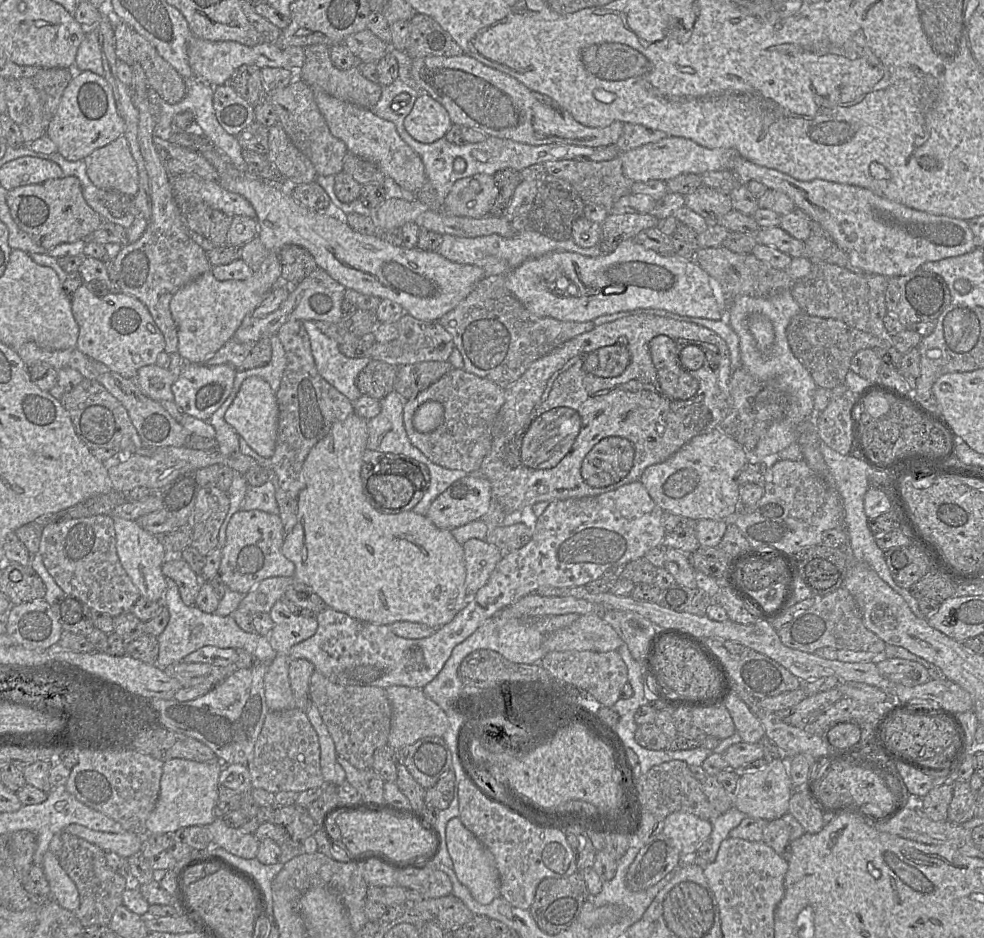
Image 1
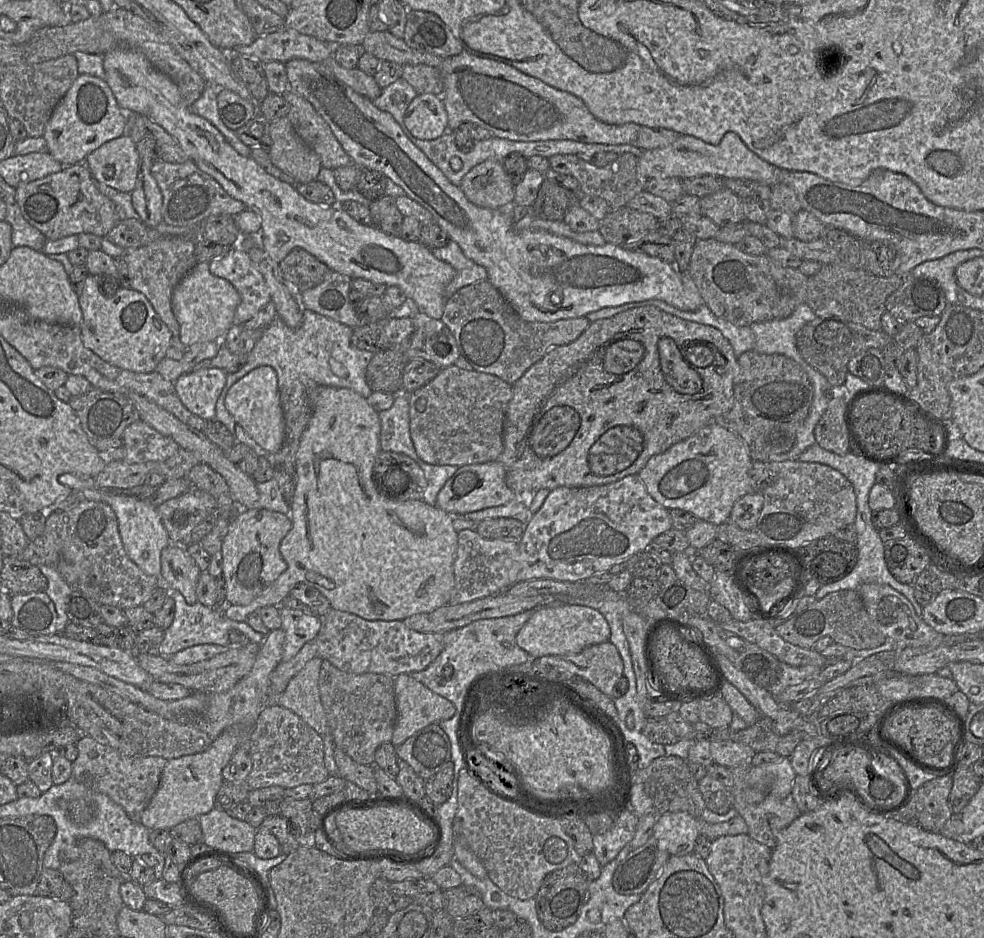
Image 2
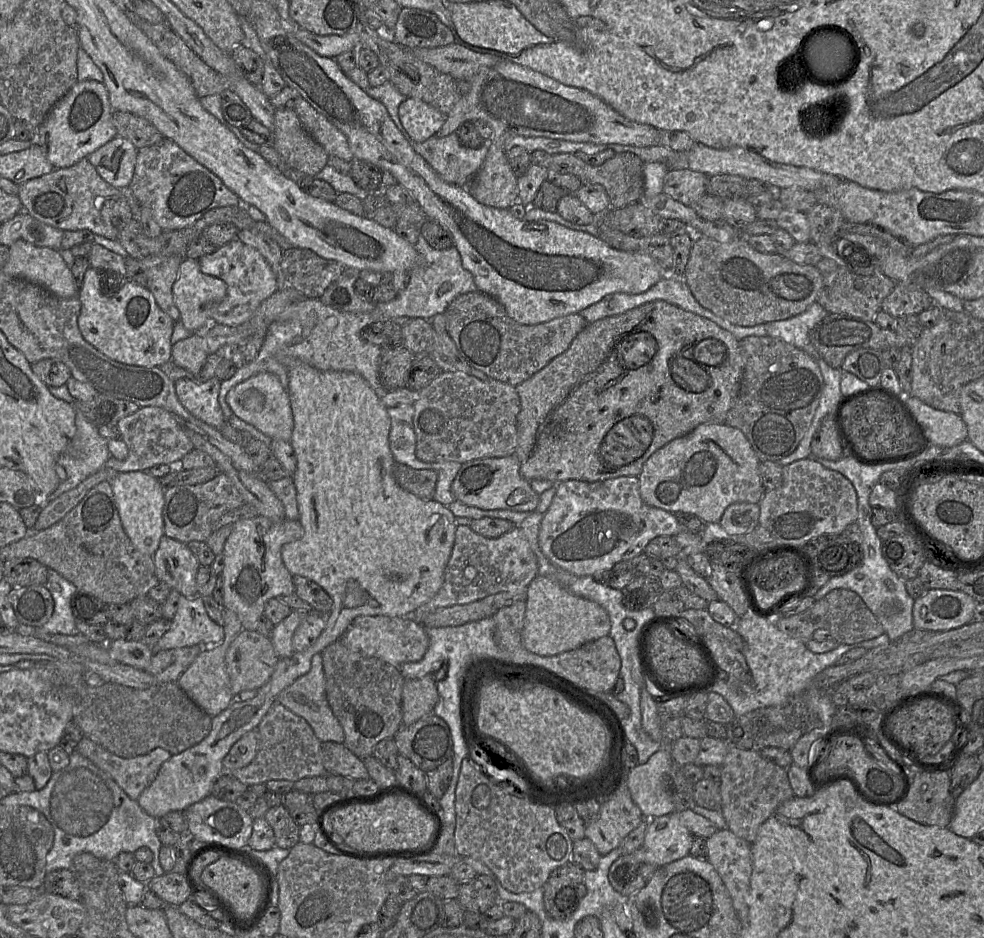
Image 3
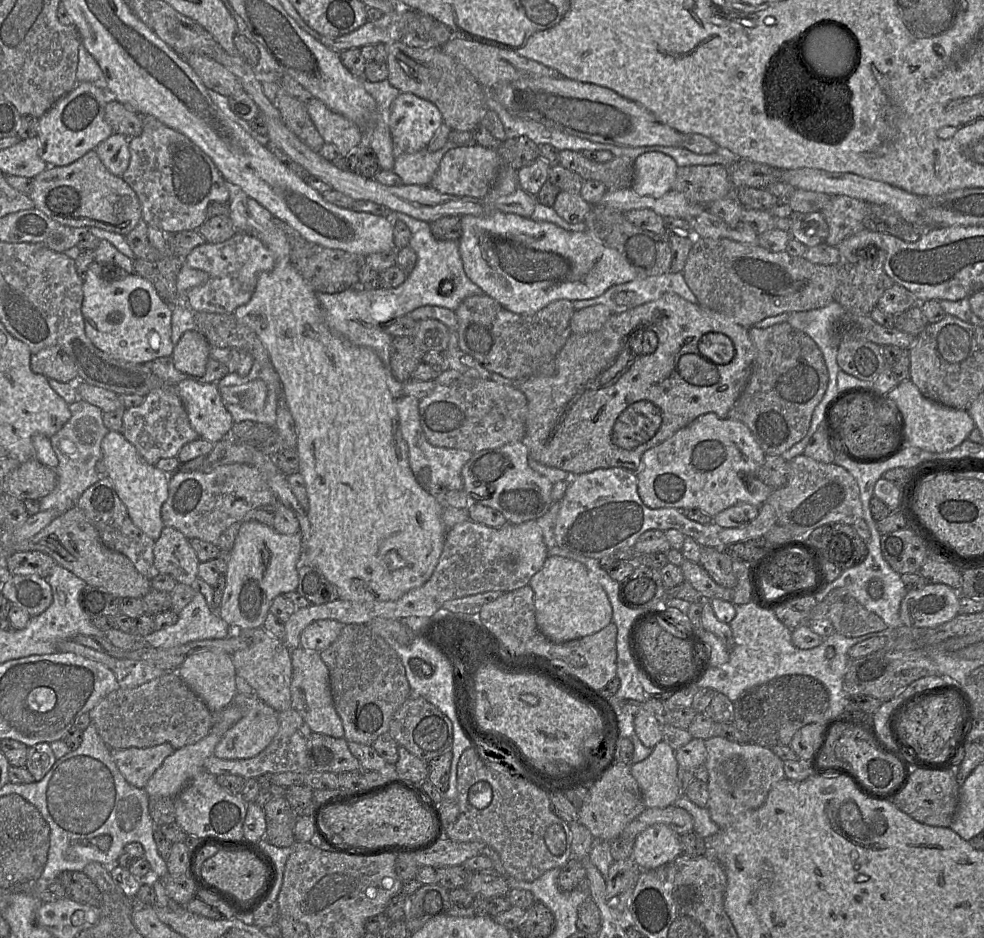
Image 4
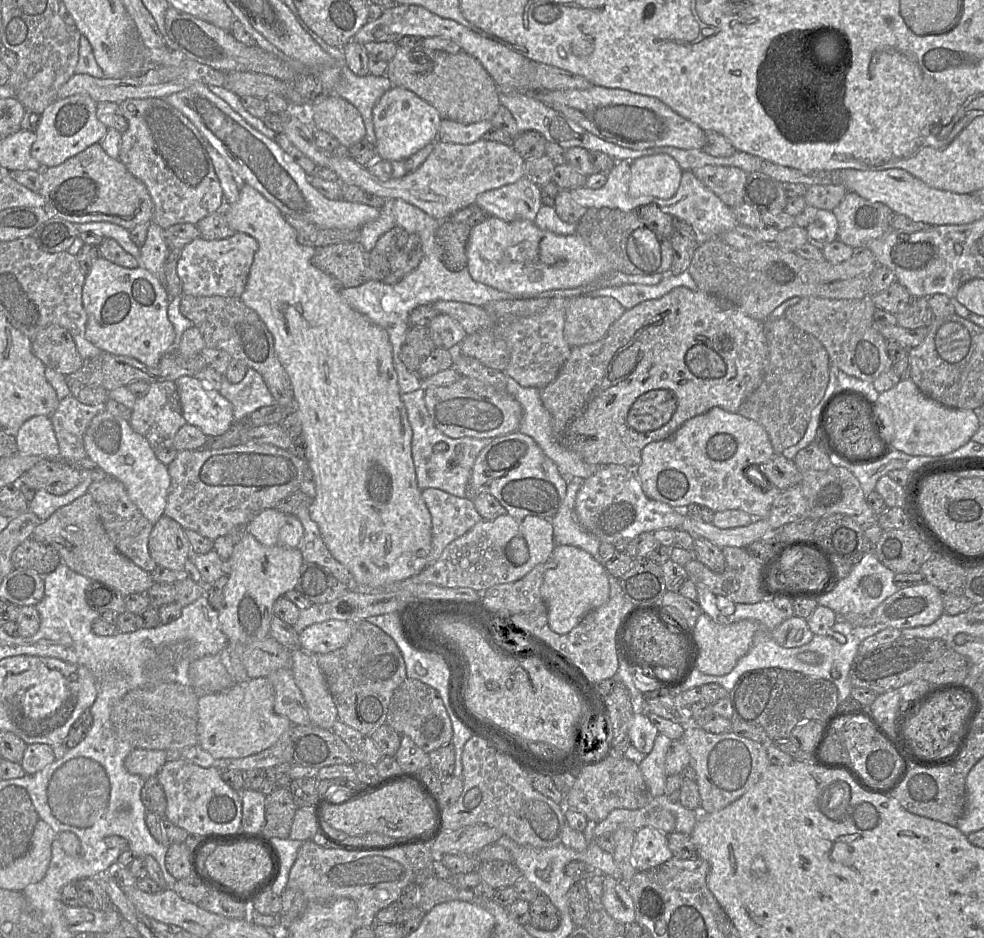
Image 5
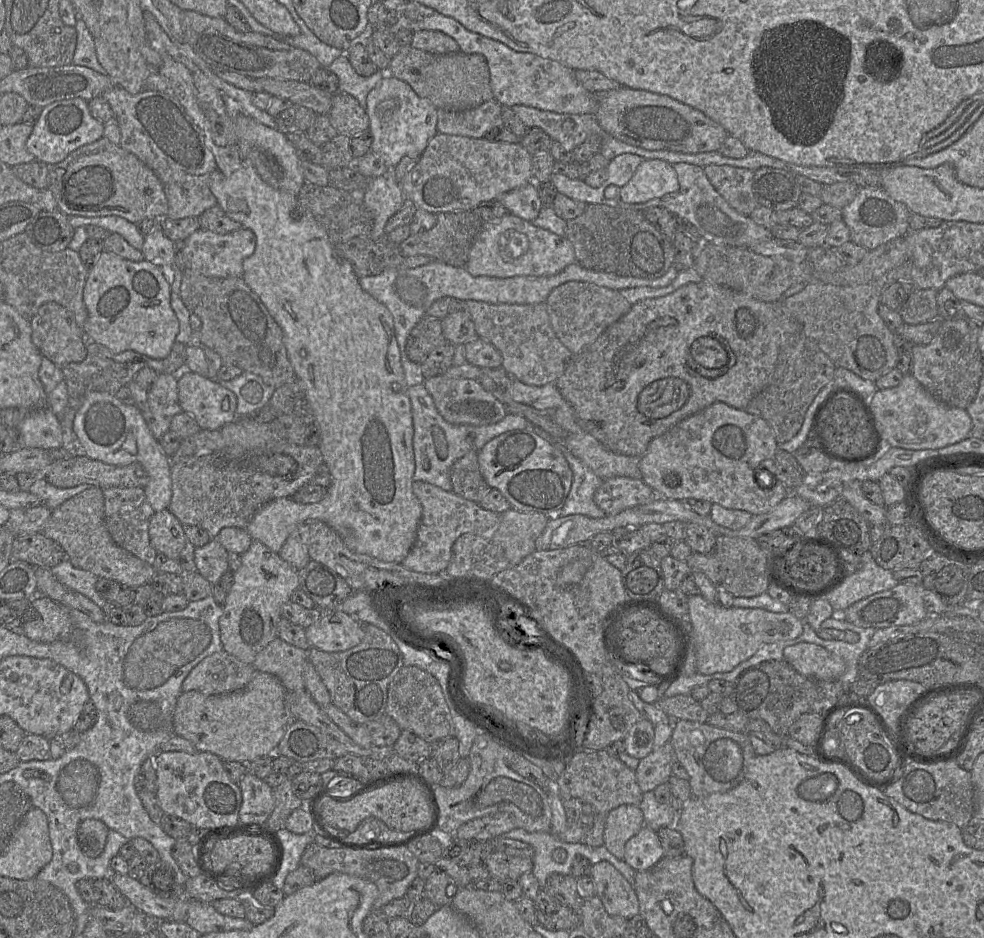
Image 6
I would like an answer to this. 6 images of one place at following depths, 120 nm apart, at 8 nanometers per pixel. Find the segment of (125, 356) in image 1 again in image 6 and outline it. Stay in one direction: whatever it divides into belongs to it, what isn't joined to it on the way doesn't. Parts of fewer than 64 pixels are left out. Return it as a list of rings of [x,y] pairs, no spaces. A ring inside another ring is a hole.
[[[102,251],[88,270],[83,302],[88,314],[83,332],[88,341],[101,344],[113,353],[132,350],[158,360],[166,358],[171,352],[179,332],[179,320],[171,307],[170,284],[158,264],[145,259],[131,261],[115,253]]]

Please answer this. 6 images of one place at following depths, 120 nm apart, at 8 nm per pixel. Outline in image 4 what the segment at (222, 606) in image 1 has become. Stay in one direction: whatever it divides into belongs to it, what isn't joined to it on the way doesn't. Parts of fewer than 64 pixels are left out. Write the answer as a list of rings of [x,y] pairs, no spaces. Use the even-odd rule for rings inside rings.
[[[197,592],[191,602],[178,613],[178,620],[174,625],[139,639],[155,648],[172,648],[192,641],[223,639],[231,634],[229,624]]]

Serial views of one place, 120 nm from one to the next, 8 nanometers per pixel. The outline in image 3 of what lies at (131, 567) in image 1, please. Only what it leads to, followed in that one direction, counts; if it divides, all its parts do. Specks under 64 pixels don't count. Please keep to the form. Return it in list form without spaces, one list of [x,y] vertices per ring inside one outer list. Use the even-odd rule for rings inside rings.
[[[148,471],[119,472],[111,480],[122,527],[133,546],[141,553],[154,556],[165,534],[163,506],[165,488]]]

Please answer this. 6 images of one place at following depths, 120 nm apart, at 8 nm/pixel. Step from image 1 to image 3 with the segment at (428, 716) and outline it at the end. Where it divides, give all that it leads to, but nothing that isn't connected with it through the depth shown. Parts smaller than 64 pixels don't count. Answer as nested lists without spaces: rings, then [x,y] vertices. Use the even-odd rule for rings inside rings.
[[[433,675],[405,679],[402,689],[402,726],[409,726],[433,712],[439,693]]]

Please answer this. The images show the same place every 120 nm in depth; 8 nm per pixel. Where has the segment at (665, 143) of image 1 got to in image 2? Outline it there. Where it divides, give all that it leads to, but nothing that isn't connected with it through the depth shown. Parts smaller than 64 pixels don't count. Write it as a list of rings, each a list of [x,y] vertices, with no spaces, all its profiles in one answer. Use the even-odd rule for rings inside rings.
[[[729,132],[718,145],[711,145],[690,135],[680,135],[671,145],[664,148],[645,150],[638,157],[640,172],[648,179],[678,178],[681,180],[694,177],[713,176],[722,179],[752,180],[758,184],[775,186],[781,184],[778,168],[764,161],[749,150],[740,137]]]

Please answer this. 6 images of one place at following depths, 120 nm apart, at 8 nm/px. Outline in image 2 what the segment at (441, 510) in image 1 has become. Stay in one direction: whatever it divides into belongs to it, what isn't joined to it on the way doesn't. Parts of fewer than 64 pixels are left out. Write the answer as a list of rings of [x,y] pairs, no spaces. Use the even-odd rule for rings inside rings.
[[[495,460],[459,467],[439,491],[436,506],[455,517],[468,512],[505,505],[518,498],[520,497],[506,484],[504,466]]]

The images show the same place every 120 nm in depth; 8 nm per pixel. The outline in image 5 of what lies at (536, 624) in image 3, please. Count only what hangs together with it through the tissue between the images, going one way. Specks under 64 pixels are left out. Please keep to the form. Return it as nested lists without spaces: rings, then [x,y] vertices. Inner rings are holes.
[[[556,545],[551,557],[555,567],[544,573],[540,593],[548,610],[550,629],[563,635],[575,628],[588,612],[608,602],[610,585],[605,566],[580,548]]]

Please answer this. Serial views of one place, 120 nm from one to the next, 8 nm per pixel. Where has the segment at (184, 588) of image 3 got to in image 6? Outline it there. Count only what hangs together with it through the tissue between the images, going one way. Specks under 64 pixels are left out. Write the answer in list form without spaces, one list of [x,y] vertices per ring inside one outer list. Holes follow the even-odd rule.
[[[168,508],[152,515],[148,532],[150,543],[157,553],[172,559],[180,559],[187,538],[183,524]]]

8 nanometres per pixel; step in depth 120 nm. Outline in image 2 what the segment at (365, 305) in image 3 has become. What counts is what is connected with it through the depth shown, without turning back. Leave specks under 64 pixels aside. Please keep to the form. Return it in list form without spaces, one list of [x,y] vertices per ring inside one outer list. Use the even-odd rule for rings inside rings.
[[[330,271],[317,286],[301,292],[305,309],[324,315],[351,328],[363,326],[349,301],[352,279]]]

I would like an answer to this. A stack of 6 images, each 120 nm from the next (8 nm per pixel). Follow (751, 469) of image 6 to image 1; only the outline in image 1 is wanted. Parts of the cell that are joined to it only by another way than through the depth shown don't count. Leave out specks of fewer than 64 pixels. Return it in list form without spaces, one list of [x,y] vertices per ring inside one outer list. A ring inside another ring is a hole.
[[[714,429],[693,437],[666,461],[647,467],[639,480],[664,512],[692,521],[730,520],[739,511],[737,477],[750,459],[751,455],[740,444]]]

